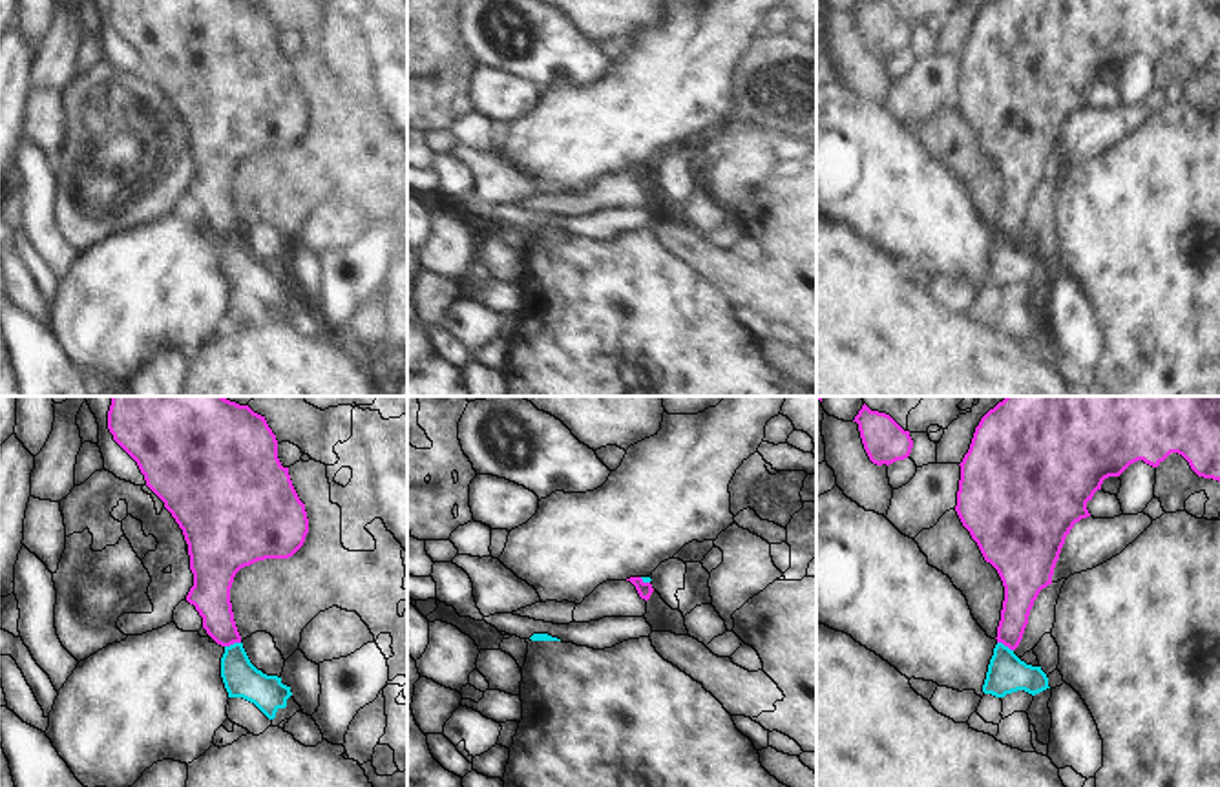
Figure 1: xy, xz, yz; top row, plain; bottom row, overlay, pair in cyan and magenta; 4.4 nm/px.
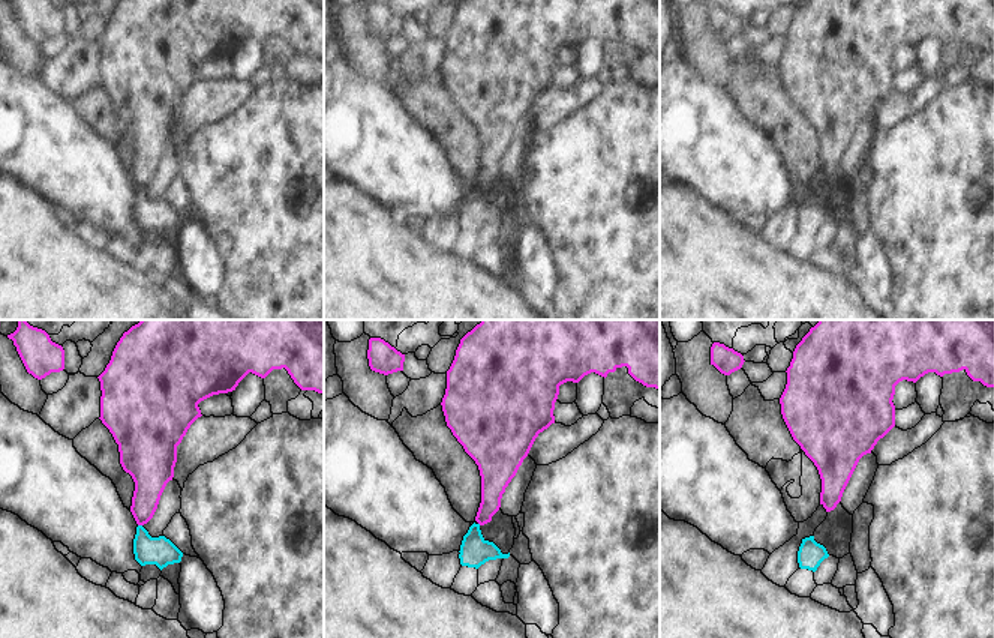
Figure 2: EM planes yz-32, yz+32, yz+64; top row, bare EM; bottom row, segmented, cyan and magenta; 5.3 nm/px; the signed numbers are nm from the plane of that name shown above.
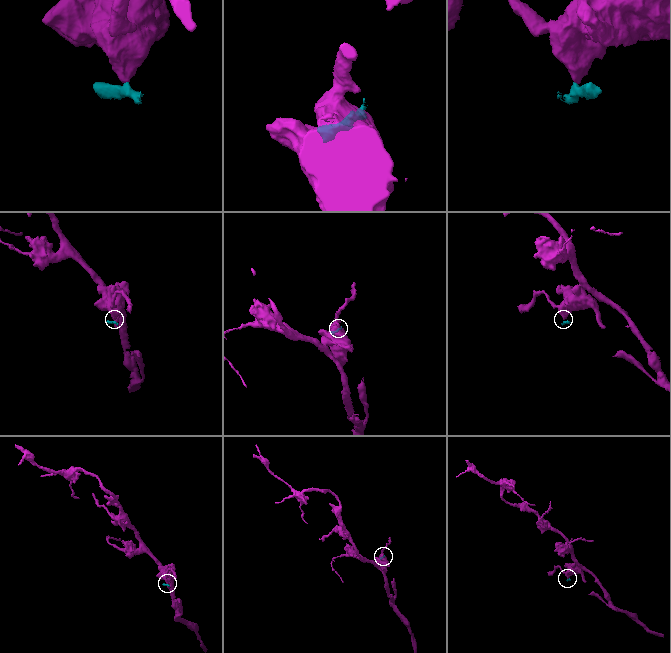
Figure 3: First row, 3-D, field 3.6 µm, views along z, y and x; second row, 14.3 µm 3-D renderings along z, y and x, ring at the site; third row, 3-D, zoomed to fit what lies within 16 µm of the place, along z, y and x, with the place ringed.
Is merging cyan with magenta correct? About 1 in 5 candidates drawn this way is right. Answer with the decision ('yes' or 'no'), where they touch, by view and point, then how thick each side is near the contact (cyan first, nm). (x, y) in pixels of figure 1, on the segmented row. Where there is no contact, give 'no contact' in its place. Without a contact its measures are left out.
no; meets cyan in xy at (234, 643); 160 nm thick on the cyan side, 180 nm on the other

